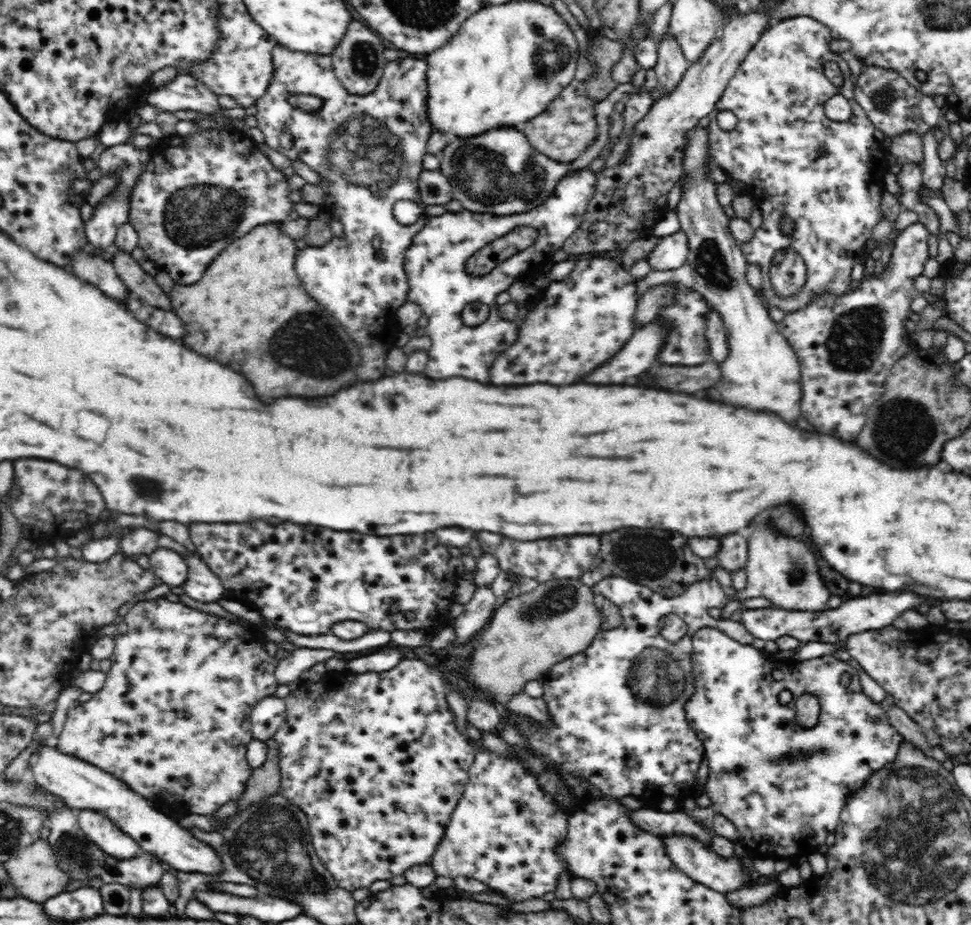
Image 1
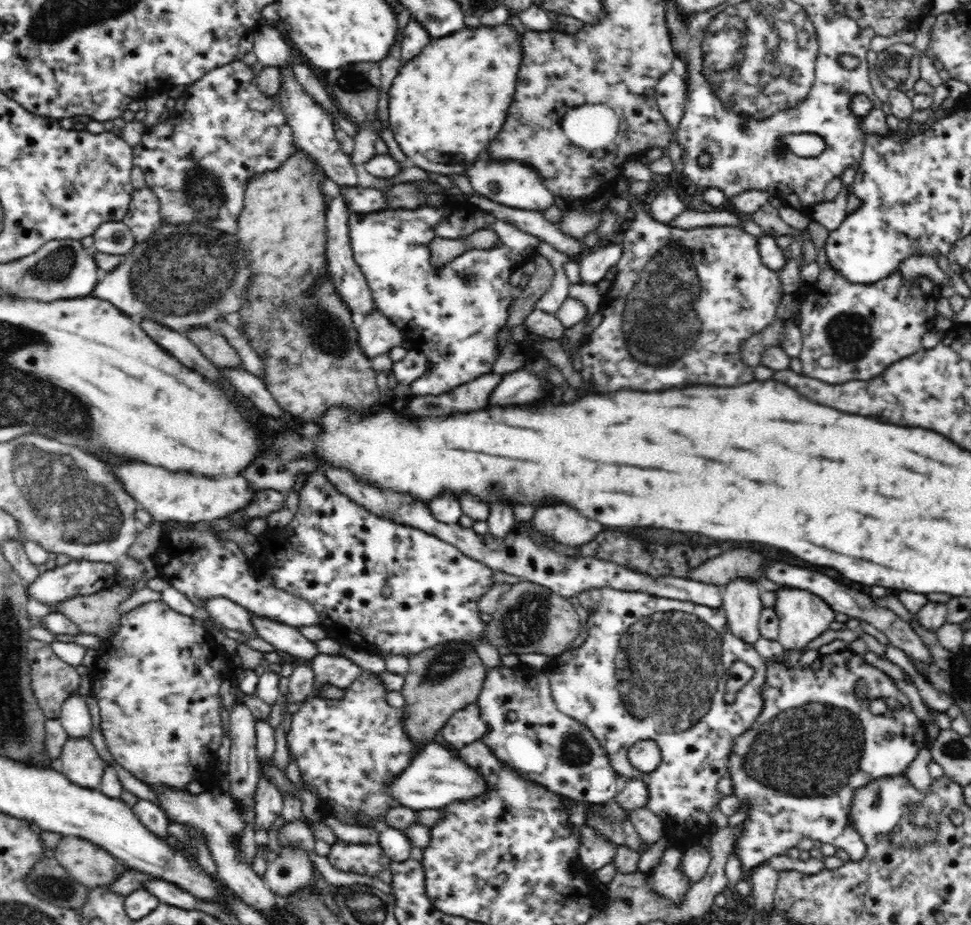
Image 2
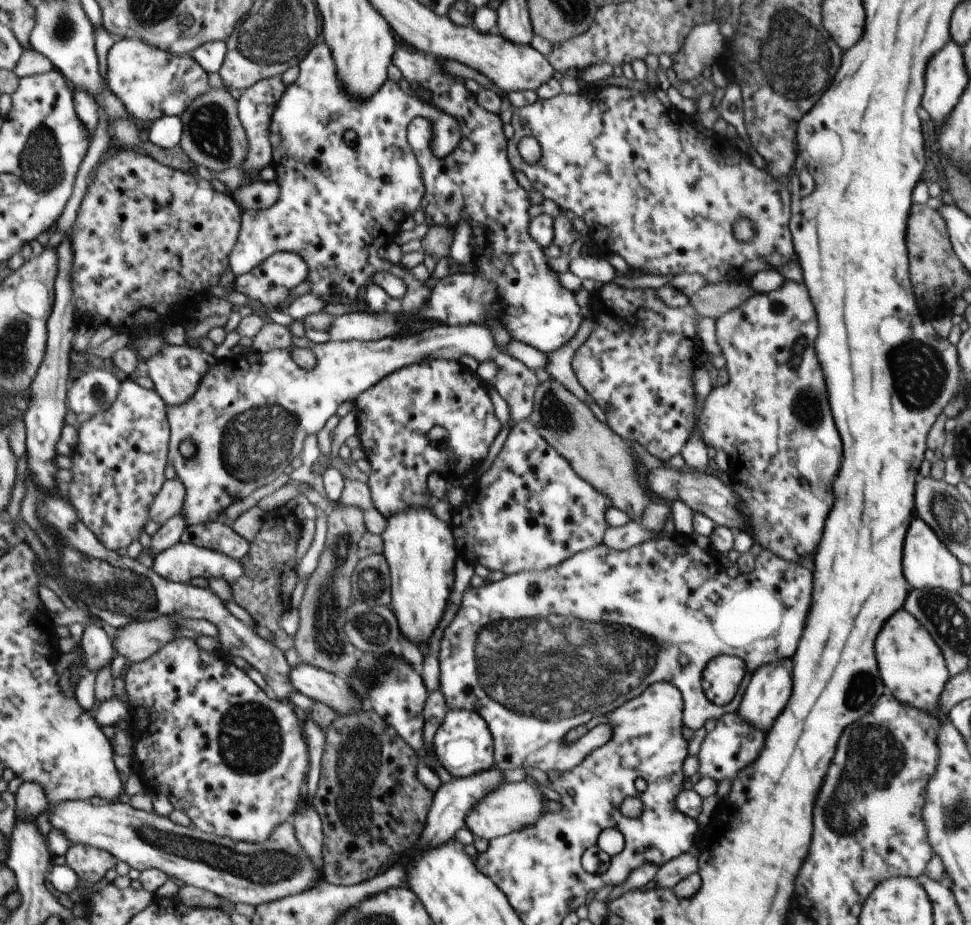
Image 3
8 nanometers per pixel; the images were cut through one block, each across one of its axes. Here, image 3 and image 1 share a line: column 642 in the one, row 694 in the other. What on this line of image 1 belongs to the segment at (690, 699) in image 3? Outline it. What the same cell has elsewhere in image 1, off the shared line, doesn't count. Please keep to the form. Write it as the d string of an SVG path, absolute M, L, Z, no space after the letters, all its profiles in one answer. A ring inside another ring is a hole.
M712 575L690 584L682 594L672 598L666 598L646 585L618 576L604 578L590 586L590 589L597 599L602 596L620 608L622 624L618 628L600 630L586 650L554 663L553 667L542 674L542 698L552 715L551 725L543 726L530 717L516 714L510 716L510 722L528 739L532 749L542 753L544 757L550 757L557 764L562 764L562 768L574 778L596 786L604 797L616 799L635 796L650 806L657 806L666 796L682 801L687 796L694 795L696 772L705 757L703 742L690 727L690 722L686 721L686 704L696 692L691 677L692 637L704 627L717 628L740 644L751 645L754 636L740 621L716 619L708 615L709 608L722 608L729 601L722 586ZM668 614L680 616L688 626L687 633L675 644L668 643L659 633L659 621Z

